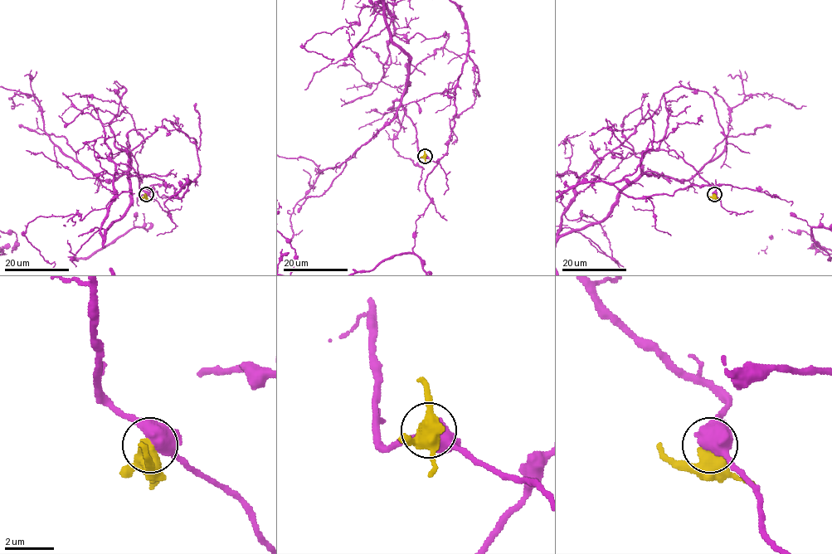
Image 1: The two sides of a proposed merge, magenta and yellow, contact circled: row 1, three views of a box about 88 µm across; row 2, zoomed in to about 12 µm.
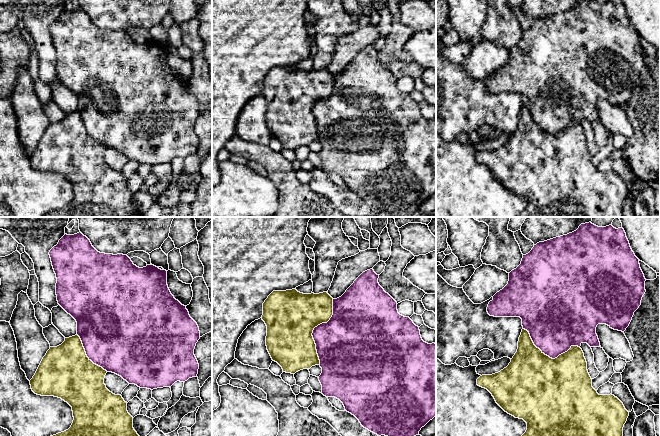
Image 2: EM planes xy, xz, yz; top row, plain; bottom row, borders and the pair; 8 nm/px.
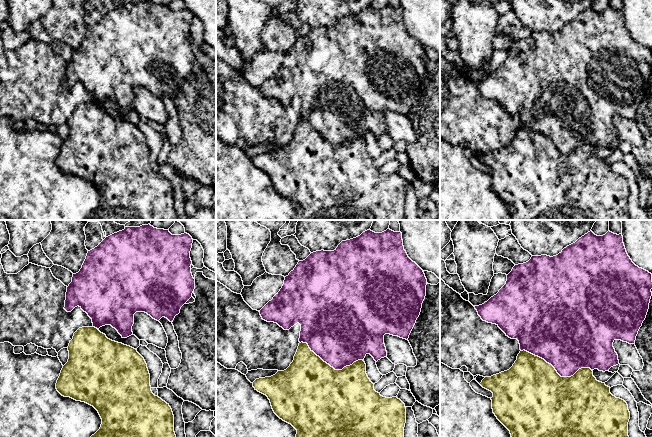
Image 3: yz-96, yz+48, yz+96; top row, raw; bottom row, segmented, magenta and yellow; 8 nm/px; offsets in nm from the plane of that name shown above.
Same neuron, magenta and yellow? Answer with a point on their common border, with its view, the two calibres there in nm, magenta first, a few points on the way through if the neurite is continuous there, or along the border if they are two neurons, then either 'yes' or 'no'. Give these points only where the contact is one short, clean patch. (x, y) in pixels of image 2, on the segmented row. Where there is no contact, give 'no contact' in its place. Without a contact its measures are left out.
contact xz (314, 329); calibres 420 and 420 nm; no

